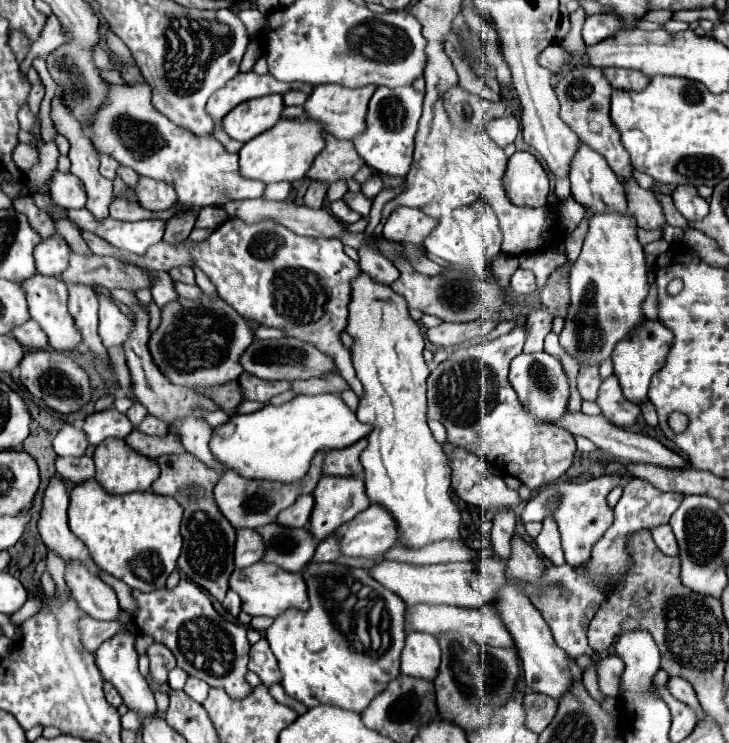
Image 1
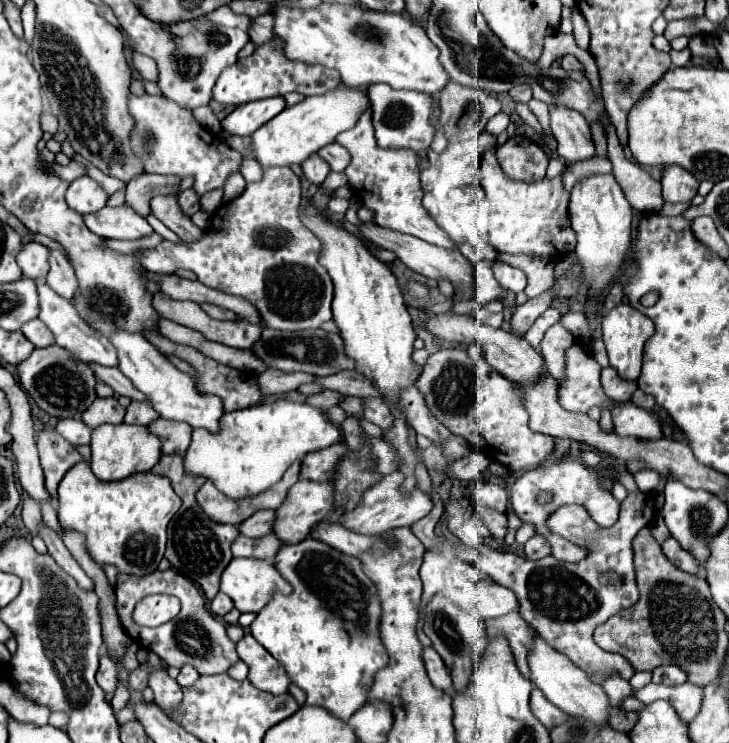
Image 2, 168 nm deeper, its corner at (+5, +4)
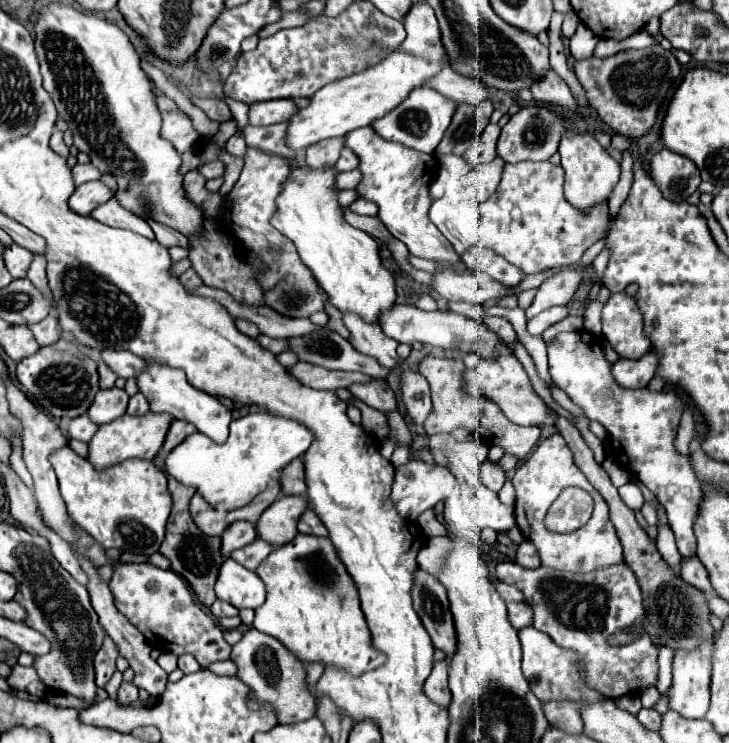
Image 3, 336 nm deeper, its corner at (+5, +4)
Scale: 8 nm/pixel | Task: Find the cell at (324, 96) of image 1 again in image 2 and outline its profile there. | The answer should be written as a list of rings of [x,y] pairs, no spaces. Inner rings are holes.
[[[369,108],[359,116],[359,120],[353,128],[341,132],[335,140],[351,152],[353,160],[345,168],[345,174],[349,178],[355,198],[361,200],[363,206],[375,214],[373,216],[375,224],[403,232],[403,234],[417,236],[417,238],[421,238],[429,244],[441,246],[441,248],[453,248],[453,240],[435,224],[435,220],[429,216],[429,212],[421,204],[423,190],[421,190],[419,174],[417,174],[417,154],[413,150],[379,148],[375,144]]]

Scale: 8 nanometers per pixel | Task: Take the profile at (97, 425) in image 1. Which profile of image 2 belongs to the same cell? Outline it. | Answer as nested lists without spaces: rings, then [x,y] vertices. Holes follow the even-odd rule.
[[[95,398],[95,402],[83,412],[83,422],[95,430],[101,424],[121,424],[125,408],[115,398]]]

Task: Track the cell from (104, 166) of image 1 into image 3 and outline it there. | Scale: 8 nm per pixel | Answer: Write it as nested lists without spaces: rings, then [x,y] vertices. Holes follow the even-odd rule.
[[[47,4],[39,16],[39,20],[35,22],[35,50],[37,50],[37,56],[39,56],[39,64],[41,64],[41,74],[43,74],[43,88],[51,94],[55,106],[57,106],[57,112],[61,118],[67,120],[69,124],[69,130],[73,132],[73,140],[75,140],[75,146],[85,152],[89,158],[91,158],[91,164],[101,172],[101,174],[113,174],[117,178],[117,192],[115,192],[115,200],[127,208],[129,212],[135,212],[139,214],[139,218],[145,218],[145,220],[153,220],[153,222],[161,222],[185,236],[189,234],[195,234],[197,232],[203,232],[203,210],[193,204],[191,200],[187,200],[185,196],[185,190],[183,190],[183,176],[179,172],[181,168],[181,156],[179,152],[175,152],[173,144],[169,140],[165,140],[161,136],[161,114],[159,114],[159,108],[157,108],[157,102],[155,102],[155,94],[151,90],[151,82],[147,78],[147,74],[141,70],[139,66],[139,54],[135,52],[135,48],[131,46],[129,38],[111,22],[103,20],[103,18],[97,18],[95,14],[91,12],[83,12],[83,10],[77,10],[73,6],[63,6],[63,4]]]

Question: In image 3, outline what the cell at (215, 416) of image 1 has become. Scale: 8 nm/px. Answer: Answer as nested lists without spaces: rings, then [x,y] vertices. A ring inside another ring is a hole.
[[[147,362],[145,372],[141,372],[137,376],[137,384],[139,390],[143,392],[143,396],[147,398],[151,412],[167,412],[173,418],[179,420],[187,420],[191,424],[195,424],[195,428],[203,434],[207,434],[209,438],[213,438],[215,442],[225,442],[229,436],[229,422],[231,422],[231,412],[215,398],[215,396],[207,396],[205,392],[193,388],[183,370],[177,368],[169,368],[157,362]]]

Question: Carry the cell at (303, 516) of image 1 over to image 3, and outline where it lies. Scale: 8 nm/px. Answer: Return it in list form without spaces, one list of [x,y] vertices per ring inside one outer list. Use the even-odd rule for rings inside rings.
[[[235,522],[221,534],[223,558],[229,558],[233,550],[243,548],[247,542],[255,540],[255,528],[251,522]]]

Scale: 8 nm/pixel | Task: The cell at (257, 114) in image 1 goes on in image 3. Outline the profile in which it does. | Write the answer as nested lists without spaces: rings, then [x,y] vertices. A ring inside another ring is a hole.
[[[267,100],[267,102],[257,102],[249,110],[249,122],[253,126],[269,126],[269,124],[279,124],[287,122],[291,116],[295,116],[299,108],[295,106],[293,100]]]

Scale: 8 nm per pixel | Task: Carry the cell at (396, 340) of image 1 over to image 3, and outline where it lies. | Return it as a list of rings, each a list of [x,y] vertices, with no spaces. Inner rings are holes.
[[[291,168],[283,192],[275,200],[277,214],[271,224],[297,246],[303,264],[313,272],[335,308],[355,312],[365,322],[377,324],[379,312],[395,304],[395,280],[381,266],[377,240],[345,222],[343,206],[337,202],[335,174],[335,168]]]

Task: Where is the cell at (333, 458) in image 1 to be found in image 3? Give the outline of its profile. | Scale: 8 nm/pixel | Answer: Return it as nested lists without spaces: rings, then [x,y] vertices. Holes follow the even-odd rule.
[[[295,458],[291,464],[287,464],[287,468],[283,468],[281,474],[279,474],[279,482],[281,482],[283,494],[305,496],[307,486],[305,486],[305,480],[303,480],[303,460]]]

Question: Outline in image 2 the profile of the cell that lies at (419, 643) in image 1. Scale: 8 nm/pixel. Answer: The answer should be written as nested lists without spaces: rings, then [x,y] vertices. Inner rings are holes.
[[[425,646],[423,648],[423,664],[425,664],[425,670],[427,670],[427,676],[431,680],[431,684],[439,690],[449,690],[451,688],[451,676],[449,676],[449,670],[445,668],[443,660],[439,658],[439,654],[431,648],[431,646]]]

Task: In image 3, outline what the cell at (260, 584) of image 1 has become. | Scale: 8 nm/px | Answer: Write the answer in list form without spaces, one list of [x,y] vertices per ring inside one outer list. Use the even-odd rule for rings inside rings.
[[[227,558],[219,568],[215,594],[235,608],[259,608],[265,602],[265,584],[255,572]]]

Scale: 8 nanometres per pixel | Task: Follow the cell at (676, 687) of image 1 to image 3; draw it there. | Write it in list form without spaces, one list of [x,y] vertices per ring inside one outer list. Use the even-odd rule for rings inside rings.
[[[659,648],[659,686],[657,690],[663,694],[671,686],[671,664],[673,664],[673,650]]]

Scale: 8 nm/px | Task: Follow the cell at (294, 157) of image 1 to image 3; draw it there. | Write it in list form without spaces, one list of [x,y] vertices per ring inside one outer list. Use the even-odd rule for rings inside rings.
[[[427,2],[413,4],[403,24],[407,30],[407,38],[403,44],[399,44],[397,50],[393,50],[393,54],[359,74],[351,74],[347,78],[327,84],[311,98],[311,104],[307,108],[299,110],[289,120],[289,148],[301,152],[319,140],[345,136],[351,130],[369,126],[373,120],[383,118],[387,112],[397,108],[409,96],[409,92],[425,86],[427,80],[439,74],[439,68],[447,64],[447,52],[443,52],[439,22],[433,14],[433,8],[429,8]]]

